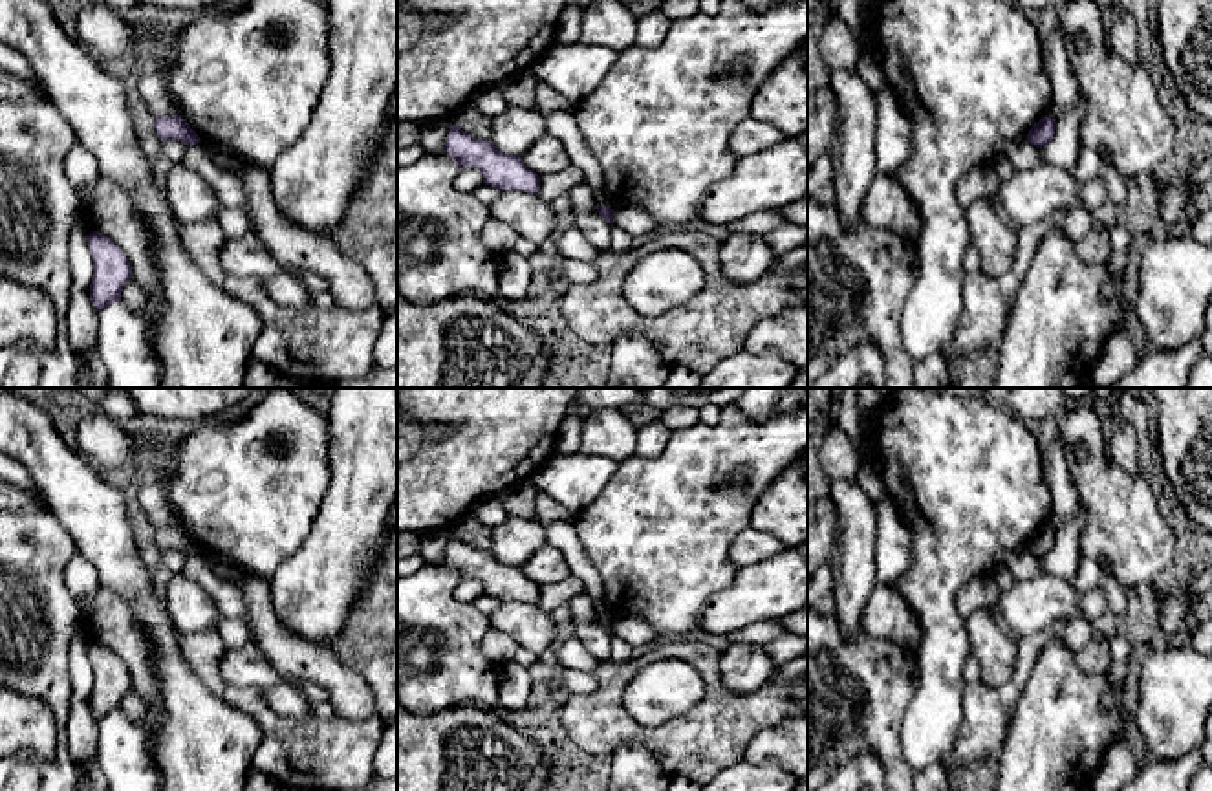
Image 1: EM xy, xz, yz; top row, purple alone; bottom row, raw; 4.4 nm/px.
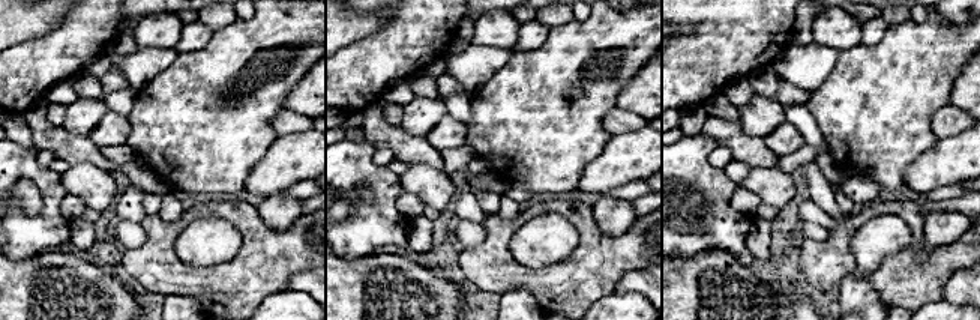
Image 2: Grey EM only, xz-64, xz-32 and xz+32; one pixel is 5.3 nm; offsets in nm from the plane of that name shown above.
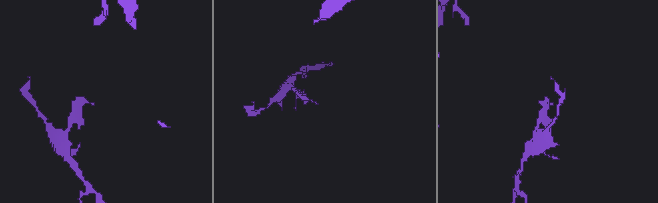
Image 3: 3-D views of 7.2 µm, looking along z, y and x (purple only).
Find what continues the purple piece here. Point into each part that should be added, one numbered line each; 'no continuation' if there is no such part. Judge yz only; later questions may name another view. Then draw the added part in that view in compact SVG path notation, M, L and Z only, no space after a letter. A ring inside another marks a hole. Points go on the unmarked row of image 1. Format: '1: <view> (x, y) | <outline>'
no continuation

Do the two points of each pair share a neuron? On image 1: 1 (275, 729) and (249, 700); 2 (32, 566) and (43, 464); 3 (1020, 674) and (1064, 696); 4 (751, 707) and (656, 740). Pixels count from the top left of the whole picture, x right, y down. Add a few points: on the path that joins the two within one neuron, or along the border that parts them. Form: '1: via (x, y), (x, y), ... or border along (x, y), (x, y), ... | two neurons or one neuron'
1: via (270, 722), (257, 707) | one neuron
2: border along (43, 502), (70, 535) | two neurons
3: border along (1051, 641), (1040, 652), (1026, 687), (1007, 716) | two neurons
4: via (727, 722), (705, 740), (680, 740) | one neuron

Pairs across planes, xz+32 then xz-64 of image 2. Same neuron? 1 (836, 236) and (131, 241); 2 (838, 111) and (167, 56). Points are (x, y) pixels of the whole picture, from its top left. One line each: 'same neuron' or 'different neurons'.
1: different neurons
2: different neurons

